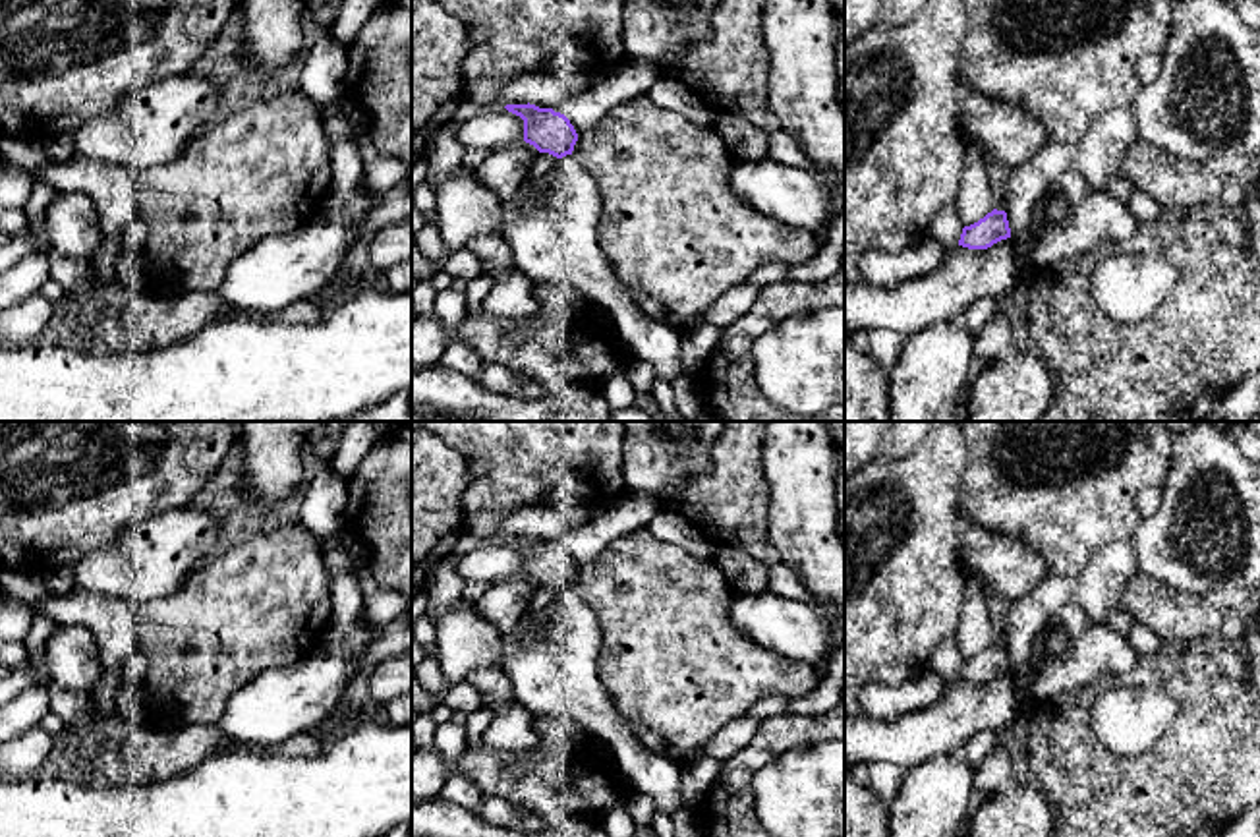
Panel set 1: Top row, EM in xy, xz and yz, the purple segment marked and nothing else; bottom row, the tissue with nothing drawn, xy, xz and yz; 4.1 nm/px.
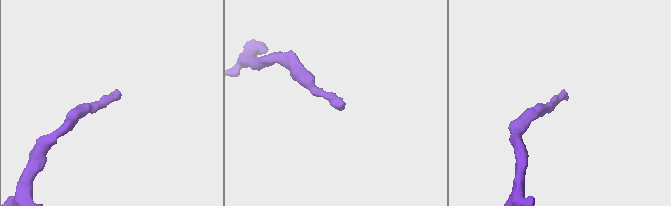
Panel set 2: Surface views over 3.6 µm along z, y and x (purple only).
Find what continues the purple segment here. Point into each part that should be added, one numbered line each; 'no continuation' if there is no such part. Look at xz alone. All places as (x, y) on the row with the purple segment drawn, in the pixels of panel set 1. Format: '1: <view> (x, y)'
1: xz (557, 242)

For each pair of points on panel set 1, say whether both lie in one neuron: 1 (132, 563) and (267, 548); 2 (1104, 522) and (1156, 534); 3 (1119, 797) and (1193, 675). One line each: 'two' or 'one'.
1: two
2: two
3: one

